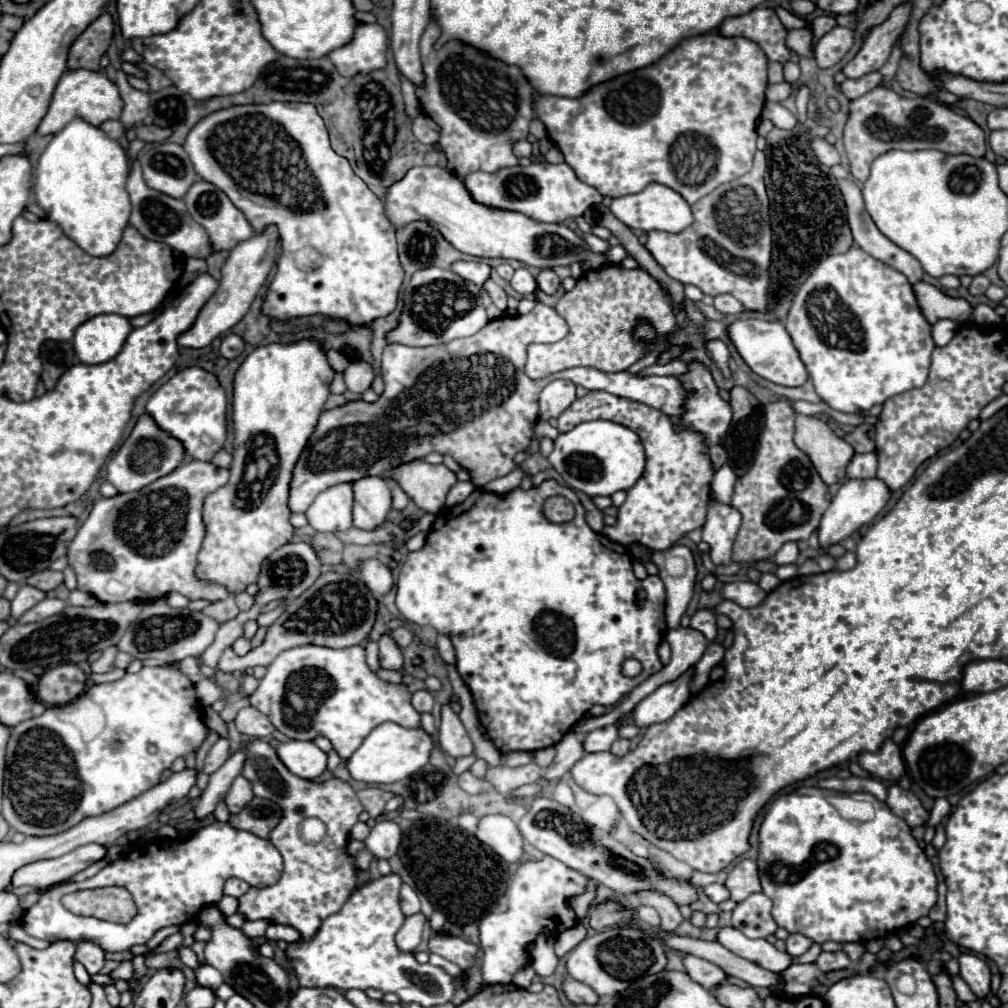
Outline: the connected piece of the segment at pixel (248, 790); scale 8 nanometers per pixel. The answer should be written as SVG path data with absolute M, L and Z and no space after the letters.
M238 775L236 781L232 783L230 791L226 793L224 803L228 805L230 813L240 813L240 811L244 809L244 805L246 805L252 797L254 797L254 793L252 793L252 785L250 785L242 775Z

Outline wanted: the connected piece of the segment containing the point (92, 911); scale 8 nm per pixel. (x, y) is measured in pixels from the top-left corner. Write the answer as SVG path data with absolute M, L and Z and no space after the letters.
M104 887L104 889L82 889L68 893L62 899L64 907L82 915L120 915L120 921L130 921L136 915L136 905L132 895L124 887Z

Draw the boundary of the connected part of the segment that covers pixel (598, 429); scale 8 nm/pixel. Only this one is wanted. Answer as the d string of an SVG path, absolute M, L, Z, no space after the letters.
M588 421L576 425L568 433L560 433L548 461L560 473L566 485L586 495L612 495L620 489L628 491L644 473L644 447L640 437L624 425L612 421Z

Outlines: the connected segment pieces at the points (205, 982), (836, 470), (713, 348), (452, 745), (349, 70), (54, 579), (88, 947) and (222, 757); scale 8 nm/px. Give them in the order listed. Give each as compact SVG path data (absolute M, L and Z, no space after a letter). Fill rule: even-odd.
M200 965L196 969L196 981L198 981L198 985L214 989L214 991L224 983L224 979L220 977L220 973L212 965Z
M798 413L794 427L794 443L812 459L824 483L832 485L842 481L854 449L840 439L824 419Z
M712 339L712 341L706 343L706 347L708 347L708 351L712 353L712 357L714 357L716 365L720 367L720 371L724 373L724 377L730 377L730 369L728 369L730 351L728 350L728 347L726 347L726 343L720 341L720 339Z
M450 703L442 705L442 719L440 719L440 729L438 729L438 743L454 759L458 759L462 755L470 755L472 749L474 749L474 745L472 745L466 729L464 729L458 713L452 711ZM462 745L466 745L466 751L464 749L456 751L456 747L462 747Z
M378 23L358 25L354 39L332 51L328 57L336 65L336 71L342 77L354 77L360 73L372 73L376 69L384 69L388 37Z
M46 569L46 571L34 573L32 577L28 577L28 579L26 579L26 583L28 583L28 585L32 585L32 587L42 589L44 593L50 593L50 591L54 591L54 589L62 583L62 573L60 573L60 571Z
M82 941L76 945L76 953L74 953L74 961L82 963L88 971L88 975L96 975L102 965L104 965L104 951L94 945L94 943L88 943L88 941Z
M220 737L220 739L214 743L214 747L210 749L208 757L206 757L204 773L208 773L208 775L210 775L210 773L212 773L212 771L216 771L216 769L220 767L220 763L224 763L228 757L230 757L230 743L228 743L228 739Z

